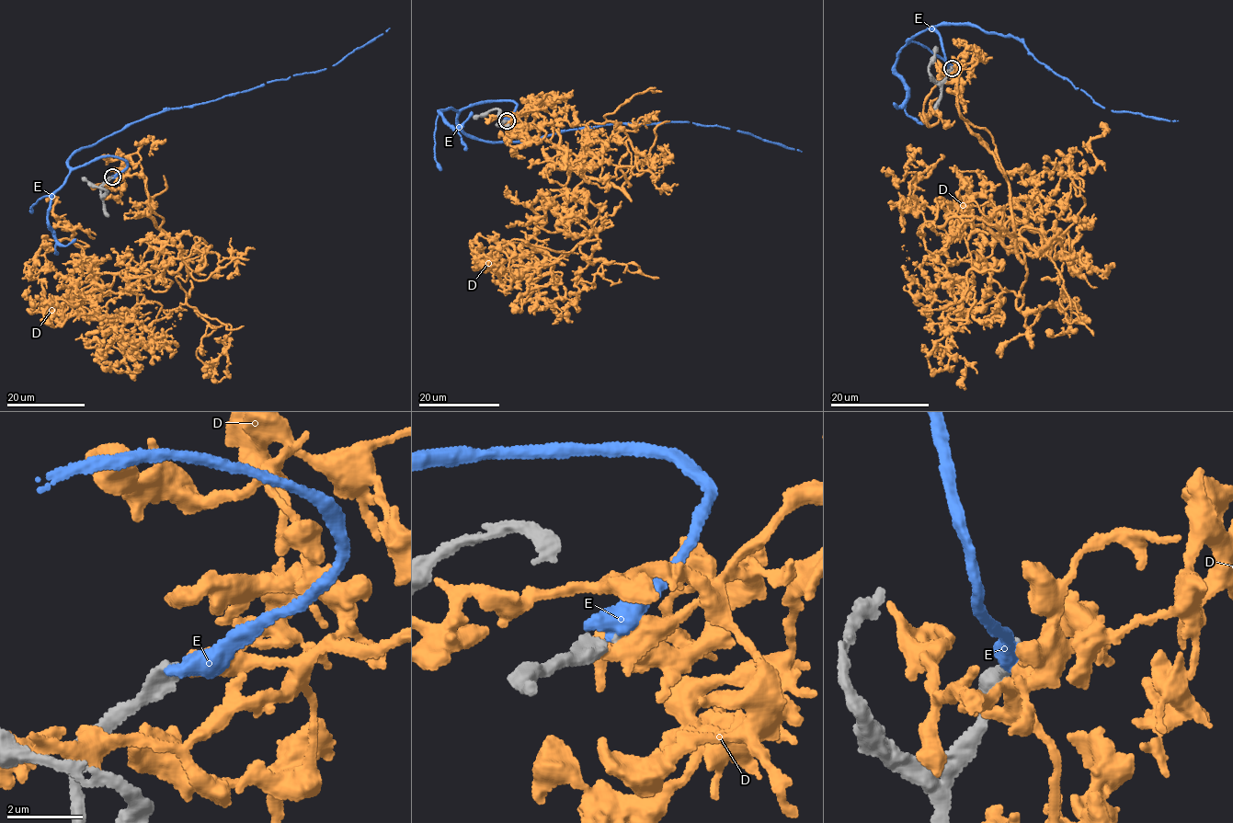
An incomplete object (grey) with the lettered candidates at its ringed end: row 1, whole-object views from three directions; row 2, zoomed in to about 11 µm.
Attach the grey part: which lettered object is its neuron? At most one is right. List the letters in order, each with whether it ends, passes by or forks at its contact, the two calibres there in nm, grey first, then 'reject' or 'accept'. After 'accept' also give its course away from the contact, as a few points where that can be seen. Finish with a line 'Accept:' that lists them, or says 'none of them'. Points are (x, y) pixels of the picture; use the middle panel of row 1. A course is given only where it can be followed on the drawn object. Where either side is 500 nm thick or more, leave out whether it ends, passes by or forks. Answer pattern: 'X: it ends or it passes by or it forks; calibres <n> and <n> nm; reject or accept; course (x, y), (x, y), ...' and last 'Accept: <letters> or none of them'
D: it ends; calibres 440 and 420 nm; reject
E: calibres 360 and 550 nm; accept; course (507, 120), (515, 103), (480, 103), (462, 108), (458, 127), (507, 142), (616, 123), (687, 120), (802, 151)
Accept: E

